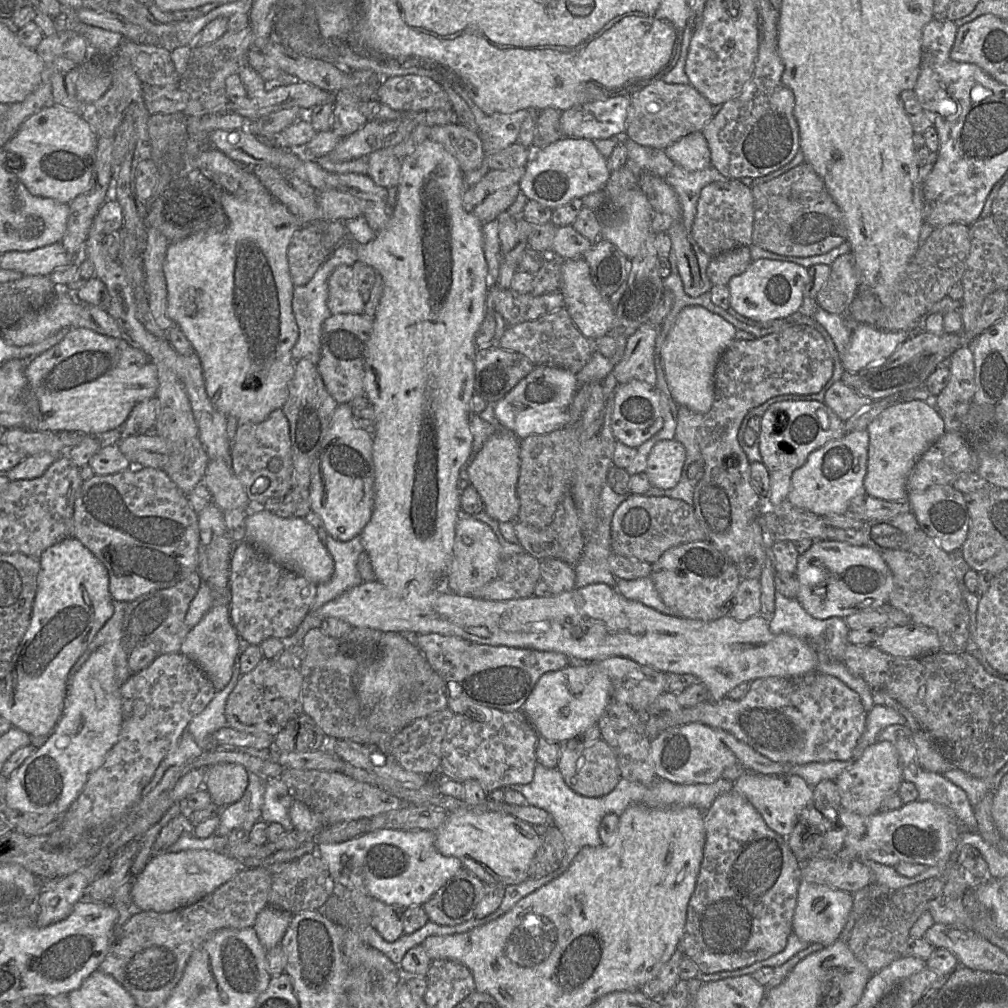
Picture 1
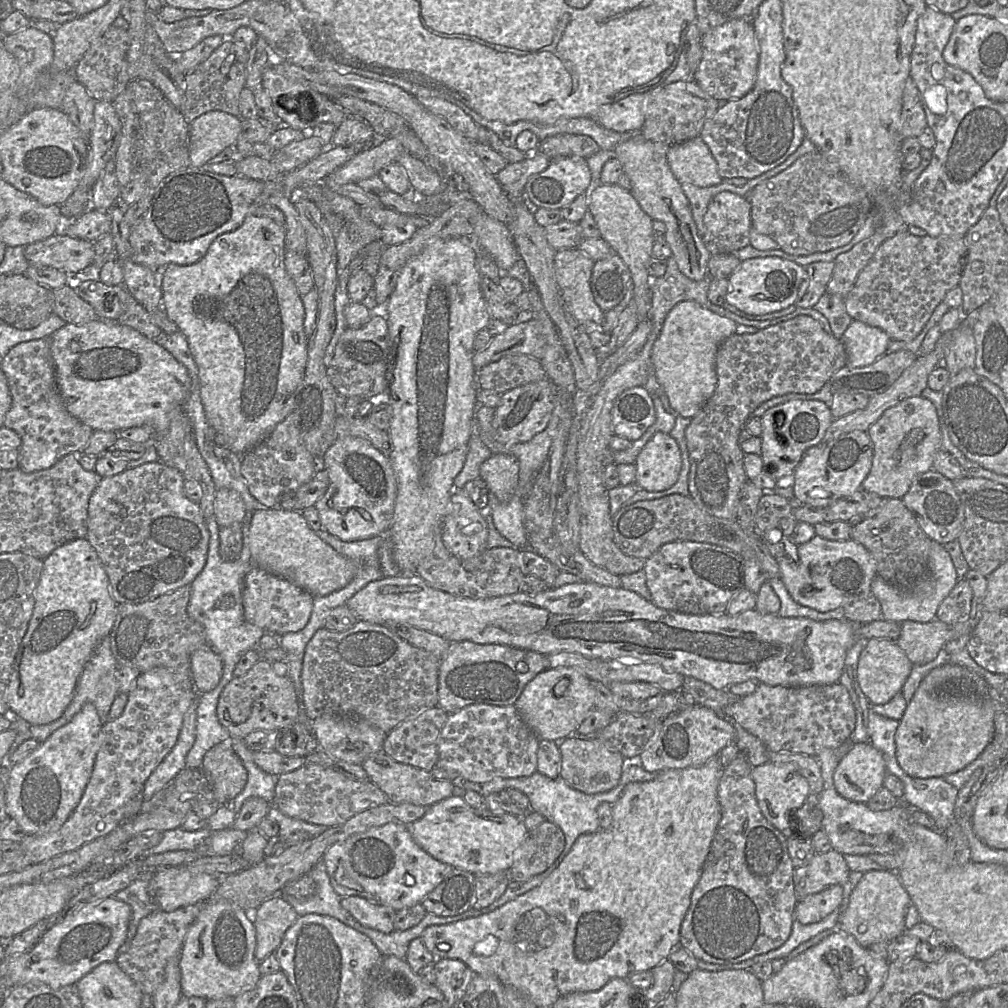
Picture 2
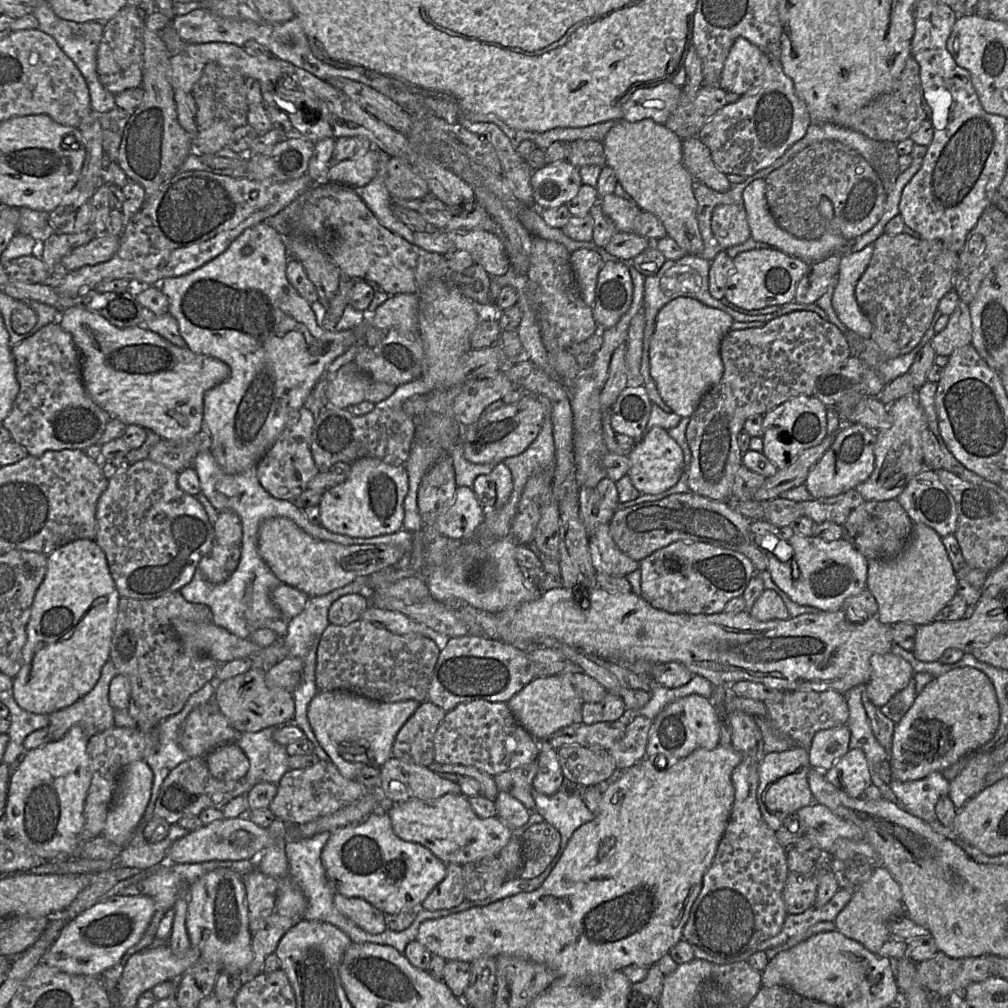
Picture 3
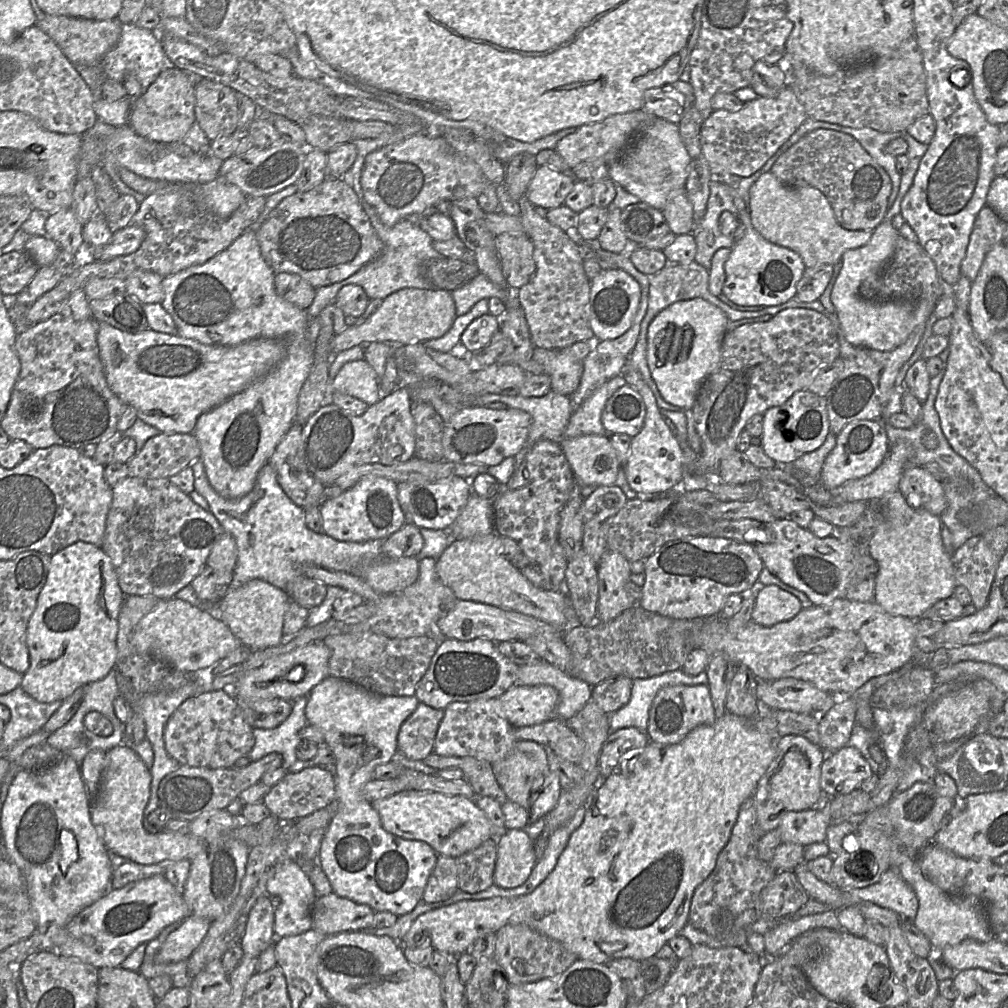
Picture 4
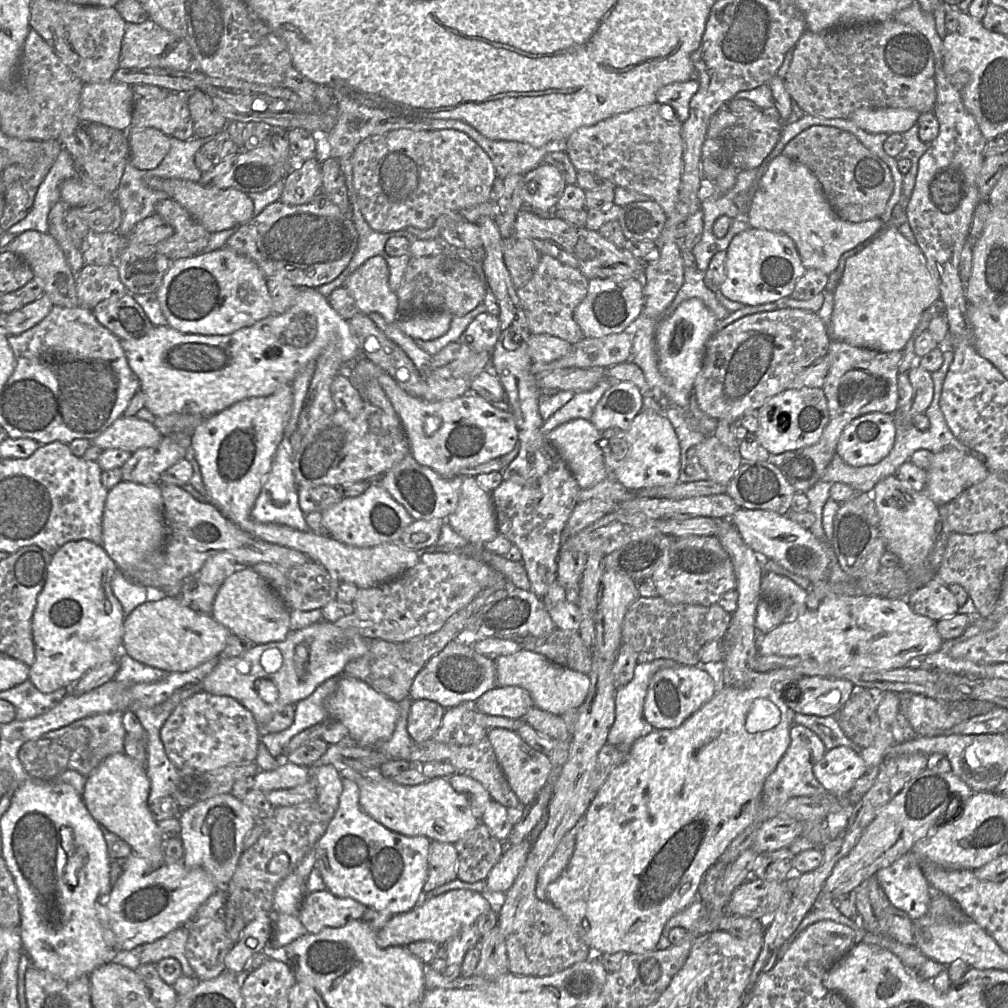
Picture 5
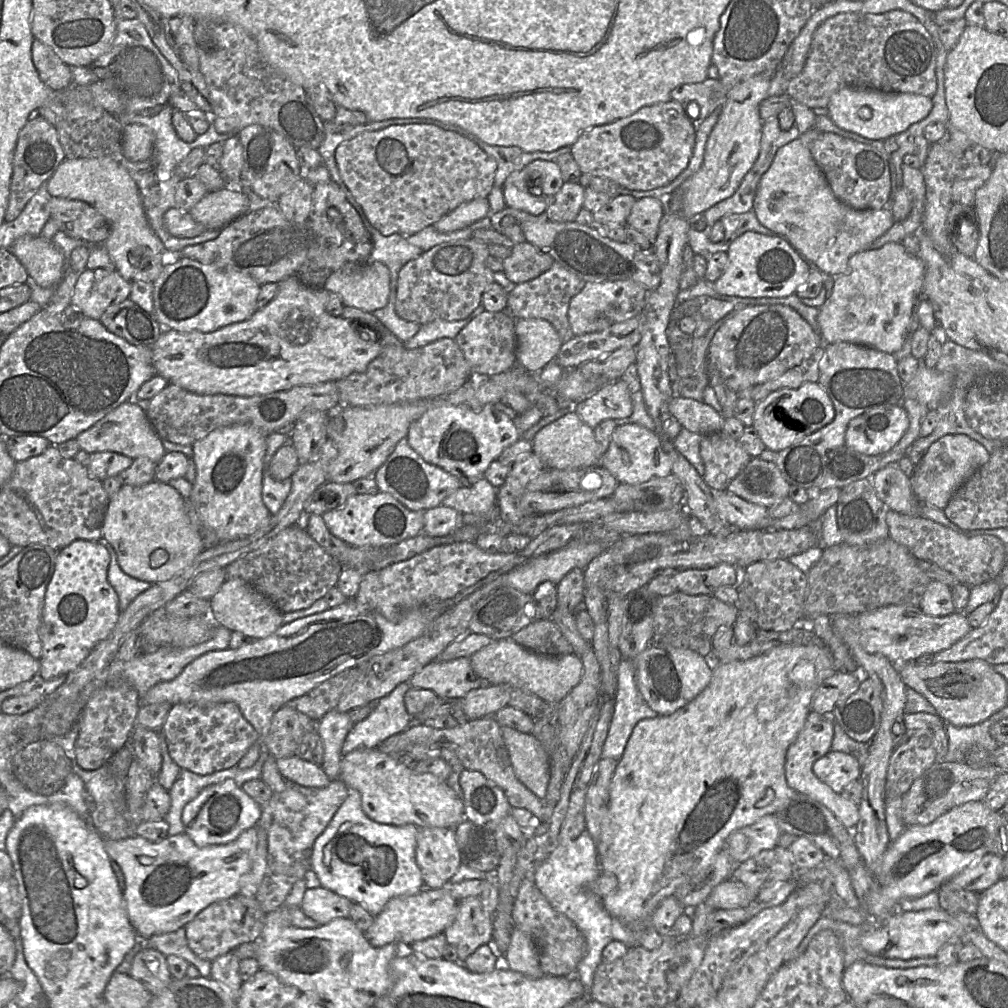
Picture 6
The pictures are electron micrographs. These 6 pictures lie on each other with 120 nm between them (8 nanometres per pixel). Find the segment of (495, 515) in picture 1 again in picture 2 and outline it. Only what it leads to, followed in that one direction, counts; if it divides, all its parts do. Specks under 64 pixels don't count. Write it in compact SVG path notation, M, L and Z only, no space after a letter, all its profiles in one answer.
M493 453L479 469L489 493L501 502L508 502L518 492L518 473L517 460L505 453Z

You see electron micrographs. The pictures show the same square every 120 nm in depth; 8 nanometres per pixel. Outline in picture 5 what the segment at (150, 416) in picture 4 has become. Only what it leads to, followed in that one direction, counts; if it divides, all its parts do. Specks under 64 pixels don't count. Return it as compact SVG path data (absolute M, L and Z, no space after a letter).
M304 287L300 288L294 304L286 312L272 314L228 335L186 334L170 326L154 326L142 338L121 340L121 346L129 367L139 379L139 390L145 395L144 407L154 416L189 413L209 418L242 400L269 396L292 383L304 366L316 361L332 338L339 341L342 364L364 358L352 337L350 324L331 308L328 298L316 288Z

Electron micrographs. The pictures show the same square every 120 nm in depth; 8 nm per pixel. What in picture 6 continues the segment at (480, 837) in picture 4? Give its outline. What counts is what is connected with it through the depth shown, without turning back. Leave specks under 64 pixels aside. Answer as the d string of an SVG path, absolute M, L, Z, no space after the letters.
M361 748L343 756L339 779L348 788L360 793L363 812L369 819L380 824L455 829L465 819L463 799L459 798L445 781L433 774L415 773L399 763L394 755L382 753L376 748Z

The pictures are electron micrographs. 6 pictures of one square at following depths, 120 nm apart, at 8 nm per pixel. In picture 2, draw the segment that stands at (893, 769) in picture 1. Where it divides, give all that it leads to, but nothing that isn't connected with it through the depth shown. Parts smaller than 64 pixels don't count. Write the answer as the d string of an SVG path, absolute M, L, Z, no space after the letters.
M869 742L856 743L835 768L834 787L843 798L865 804L883 786L886 772L881 752Z

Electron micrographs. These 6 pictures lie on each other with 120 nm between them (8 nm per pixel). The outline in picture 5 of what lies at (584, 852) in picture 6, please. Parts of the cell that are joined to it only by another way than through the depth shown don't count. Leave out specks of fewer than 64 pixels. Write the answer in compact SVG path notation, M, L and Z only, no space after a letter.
M581 817L561 839L557 848L538 873L536 883L536 896L546 900L546 890L565 870L574 852L577 833L585 825L585 818Z

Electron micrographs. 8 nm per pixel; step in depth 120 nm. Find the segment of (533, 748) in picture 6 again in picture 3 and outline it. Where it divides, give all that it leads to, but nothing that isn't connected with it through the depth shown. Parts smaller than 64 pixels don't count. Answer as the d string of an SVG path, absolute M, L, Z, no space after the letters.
M534 760L524 766L497 774L493 776L493 779L499 791L510 794L529 811L534 811L535 802L531 790L537 770L537 760Z

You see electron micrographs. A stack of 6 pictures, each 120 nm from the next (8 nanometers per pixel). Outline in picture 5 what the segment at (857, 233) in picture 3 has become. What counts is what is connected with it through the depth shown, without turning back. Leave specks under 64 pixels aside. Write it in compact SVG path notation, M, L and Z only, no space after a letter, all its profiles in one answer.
M813 125L791 139L781 154L805 165L817 177L828 202L841 219L858 223L879 218L884 213L894 190L891 170L850 132Z

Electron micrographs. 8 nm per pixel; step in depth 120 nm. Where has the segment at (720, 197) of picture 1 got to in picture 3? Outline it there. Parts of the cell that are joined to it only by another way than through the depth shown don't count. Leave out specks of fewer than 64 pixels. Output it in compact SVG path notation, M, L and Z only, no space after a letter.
M744 205L716 206L712 212L711 230L722 250L744 243L751 236Z

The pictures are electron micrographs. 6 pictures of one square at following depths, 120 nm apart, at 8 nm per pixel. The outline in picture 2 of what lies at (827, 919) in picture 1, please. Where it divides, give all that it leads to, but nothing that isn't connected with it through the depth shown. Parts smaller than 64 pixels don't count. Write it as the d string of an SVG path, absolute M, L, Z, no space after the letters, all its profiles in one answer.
M839 884L808 895L797 902L794 918L804 925L819 922L841 906L842 895L842 885Z

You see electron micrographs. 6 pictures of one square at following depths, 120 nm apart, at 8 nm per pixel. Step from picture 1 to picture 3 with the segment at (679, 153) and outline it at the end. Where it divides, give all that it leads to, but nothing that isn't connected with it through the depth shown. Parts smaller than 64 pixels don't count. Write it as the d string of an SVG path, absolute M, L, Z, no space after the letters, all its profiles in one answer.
M698 136L682 140L682 161L694 182L700 182L717 192L727 192L731 183L712 160L709 149Z

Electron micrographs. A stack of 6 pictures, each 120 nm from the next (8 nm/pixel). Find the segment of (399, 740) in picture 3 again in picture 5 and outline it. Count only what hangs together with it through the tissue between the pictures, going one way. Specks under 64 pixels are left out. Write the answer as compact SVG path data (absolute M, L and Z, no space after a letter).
M419 699L411 702L407 731L414 743L433 739L444 715L445 708L437 702Z

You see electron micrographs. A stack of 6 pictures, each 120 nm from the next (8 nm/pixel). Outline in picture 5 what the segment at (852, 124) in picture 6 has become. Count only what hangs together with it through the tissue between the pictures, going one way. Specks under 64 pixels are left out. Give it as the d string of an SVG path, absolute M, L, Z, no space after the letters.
M859 108L848 118L869 133L904 133L916 124L920 112L913 109Z

